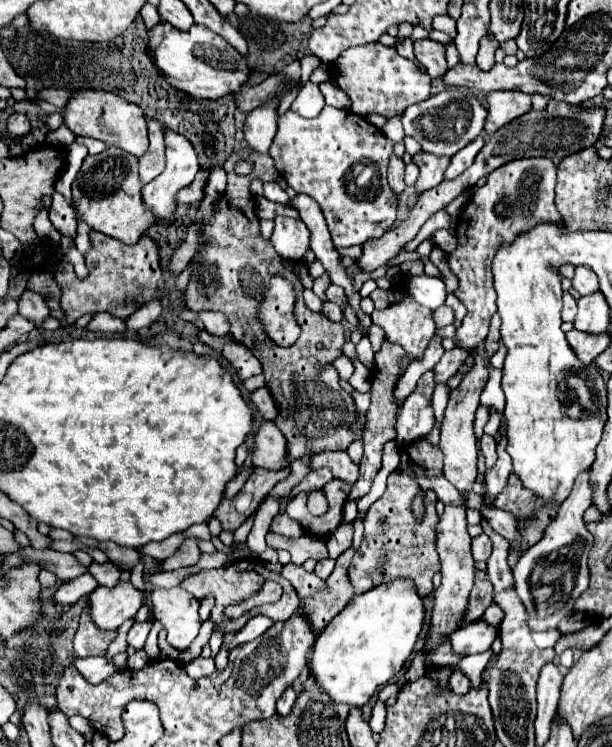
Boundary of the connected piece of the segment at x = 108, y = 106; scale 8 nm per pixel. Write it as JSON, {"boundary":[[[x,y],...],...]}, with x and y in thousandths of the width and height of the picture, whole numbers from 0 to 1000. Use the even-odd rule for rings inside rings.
{"boundary":[[[127,120],[108,142],[105,166],[124,182],[144,182],[144,185],[167,187],[176,195],[193,195],[219,209],[232,209],[242,201],[242,174],[239,174],[235,150],[225,142],[209,139],[206,134],[199,134],[196,129],[186,129],[180,123]]]}

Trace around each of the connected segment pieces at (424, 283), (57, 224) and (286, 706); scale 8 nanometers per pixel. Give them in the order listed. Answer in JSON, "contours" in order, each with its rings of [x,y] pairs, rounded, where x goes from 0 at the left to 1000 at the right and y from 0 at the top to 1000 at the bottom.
{"contours":[[[[667,369],[660,375],[660,383],[663,383],[663,391],[690,410],[703,412],[703,415],[712,415],[725,407],[729,402],[729,383],[719,372],[709,372],[709,369]]],[[[88,257],[85,260],[85,278],[78,281],[82,284],[82,297],[88,300],[88,305],[98,311],[98,313],[108,313],[108,316],[118,316],[124,319],[127,313],[127,297],[124,297],[124,289],[118,284],[118,276],[111,273],[111,268]]],[[[474,916],[474,918],[464,924],[464,929],[454,934],[454,956],[461,956],[461,959],[474,956],[474,950],[477,950],[484,934],[487,934],[487,929],[484,929],[480,918]]]]}

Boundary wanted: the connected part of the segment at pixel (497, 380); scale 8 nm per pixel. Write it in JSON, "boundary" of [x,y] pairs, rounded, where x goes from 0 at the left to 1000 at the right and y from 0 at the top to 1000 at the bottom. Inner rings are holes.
{"boundary":[[[797,485],[799,507],[784,530],[784,539],[807,545],[809,549],[822,556],[825,545],[825,530],[819,519],[820,494],[804,493]]]}

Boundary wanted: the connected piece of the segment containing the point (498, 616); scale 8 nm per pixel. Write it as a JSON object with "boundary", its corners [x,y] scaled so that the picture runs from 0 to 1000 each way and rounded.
{"boundary":[[[804,809],[794,819],[791,819],[791,825],[788,825],[794,833],[801,833],[801,835],[817,835],[820,833],[820,827],[824,827],[824,819],[817,817],[817,811],[814,809]]]}

